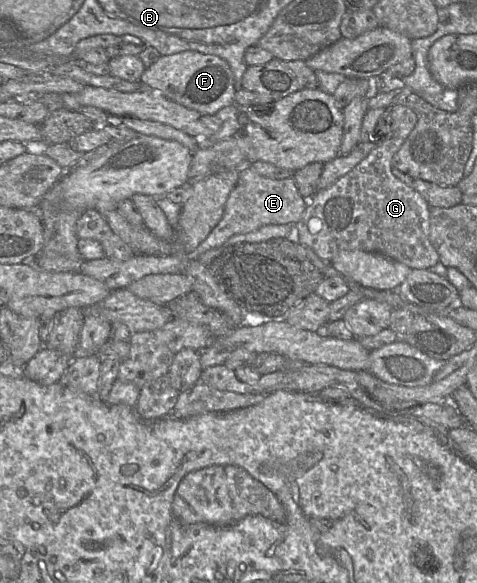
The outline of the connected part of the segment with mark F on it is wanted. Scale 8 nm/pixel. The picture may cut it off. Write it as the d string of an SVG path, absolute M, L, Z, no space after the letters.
M183 51L157 59L143 71L143 88L161 92L166 98L202 114L214 115L234 103L235 80L231 68L222 58L197 51Z

